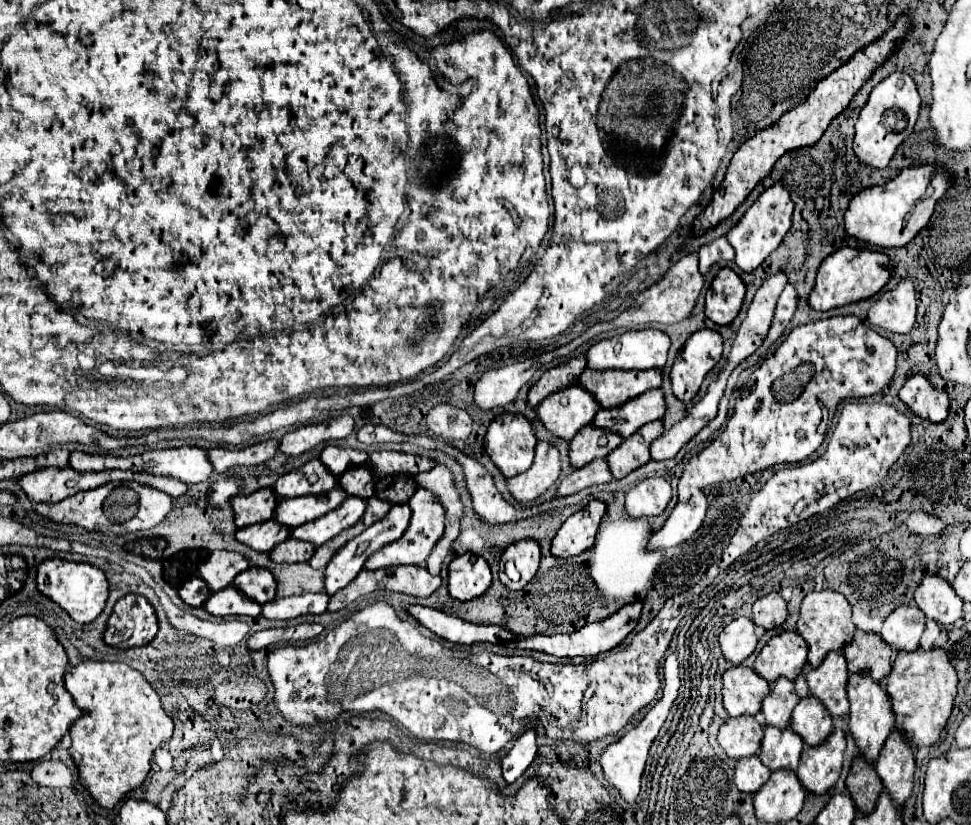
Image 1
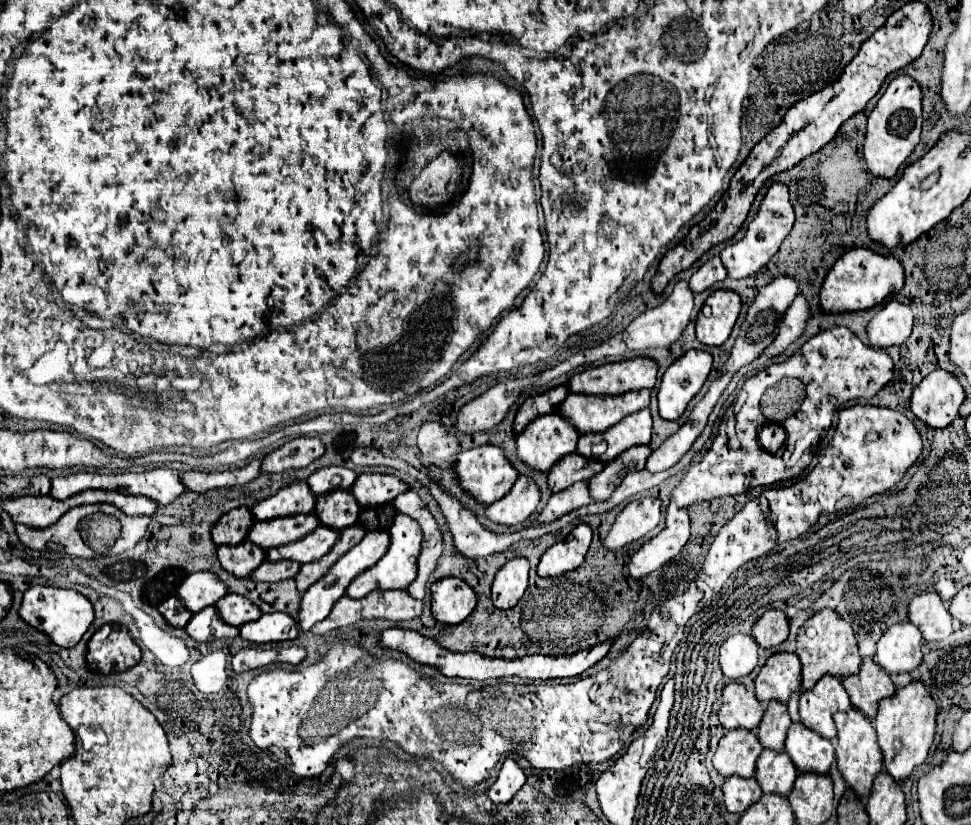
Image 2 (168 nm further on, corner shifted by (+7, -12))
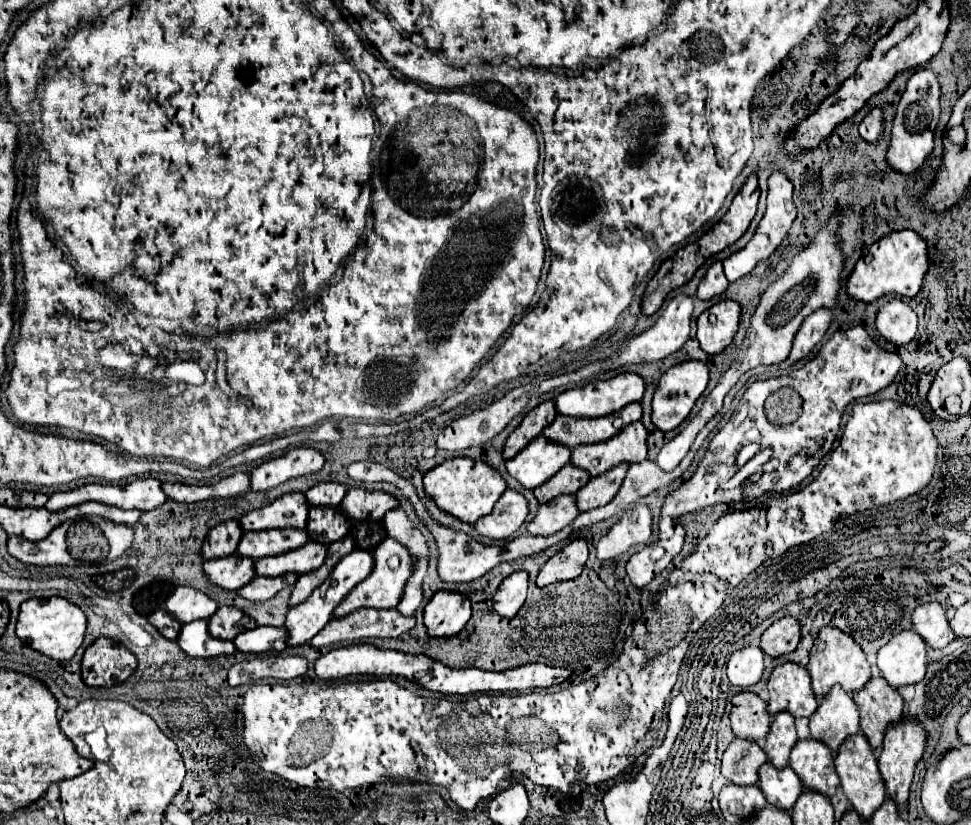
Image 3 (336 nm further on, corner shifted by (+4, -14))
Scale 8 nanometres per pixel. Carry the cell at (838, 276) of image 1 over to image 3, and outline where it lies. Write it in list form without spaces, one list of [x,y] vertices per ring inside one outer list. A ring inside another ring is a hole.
[[[899,230],[891,232],[889,236],[883,236],[883,240],[875,242],[863,260],[855,266],[855,272],[849,276],[849,294],[855,300],[863,302],[873,302],[883,294],[899,294],[913,298],[927,276],[929,270],[929,252],[927,252],[927,242],[925,238],[915,232],[915,230]]]

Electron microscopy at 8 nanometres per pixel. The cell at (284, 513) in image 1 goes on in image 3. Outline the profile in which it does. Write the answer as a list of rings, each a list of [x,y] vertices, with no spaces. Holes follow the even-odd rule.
[[[275,530],[275,532],[243,532],[241,542],[235,554],[251,560],[259,560],[265,556],[277,556],[283,552],[291,552],[301,548],[307,542],[307,532],[291,532],[291,530]]]

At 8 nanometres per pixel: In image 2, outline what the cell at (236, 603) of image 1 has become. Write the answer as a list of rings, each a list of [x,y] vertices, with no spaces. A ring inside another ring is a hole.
[[[208,606],[208,610],[200,610],[200,614],[194,614],[190,618],[186,632],[198,642],[210,642],[216,638],[236,638],[240,634],[240,628],[222,622],[216,608]]]

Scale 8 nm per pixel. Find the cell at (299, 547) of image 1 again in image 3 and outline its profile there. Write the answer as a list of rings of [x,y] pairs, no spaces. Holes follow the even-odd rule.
[[[287,574],[287,576],[277,576],[277,578],[263,578],[263,576],[255,576],[249,584],[245,584],[241,590],[237,590],[237,594],[245,600],[251,602],[267,602],[271,600],[279,590],[283,590],[285,586],[293,586],[297,580],[295,574]]]

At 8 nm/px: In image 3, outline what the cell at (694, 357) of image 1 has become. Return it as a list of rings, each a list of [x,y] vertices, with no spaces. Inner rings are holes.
[[[689,360],[689,362],[683,362],[683,364],[677,364],[673,368],[669,368],[661,378],[659,378],[659,384],[655,388],[655,394],[653,394],[653,404],[651,404],[651,422],[663,430],[663,432],[669,432],[669,430],[675,430],[691,412],[691,408],[695,406],[697,398],[703,394],[703,390],[707,388],[707,382],[709,382],[709,370],[703,362],[695,362],[695,360]]]

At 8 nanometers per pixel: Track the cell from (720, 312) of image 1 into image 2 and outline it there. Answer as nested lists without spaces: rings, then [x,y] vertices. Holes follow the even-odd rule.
[[[716,290],[708,296],[704,310],[700,310],[696,318],[698,340],[708,346],[724,344],[740,314],[740,296],[732,290]],[[708,308],[710,314],[706,316],[704,310]]]

